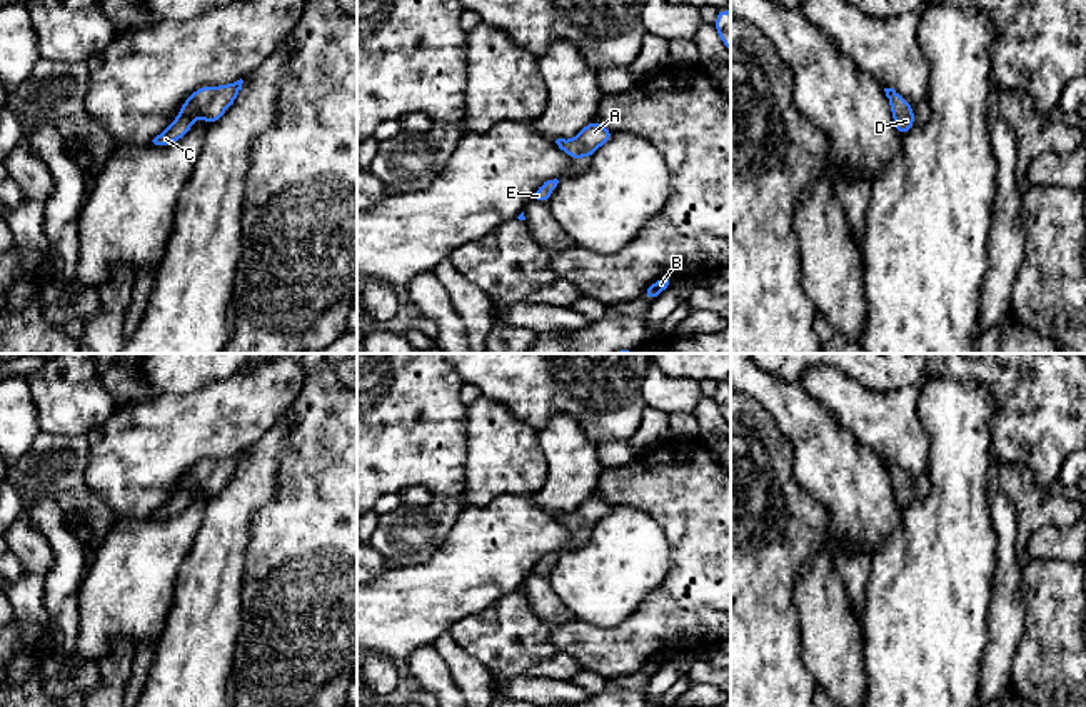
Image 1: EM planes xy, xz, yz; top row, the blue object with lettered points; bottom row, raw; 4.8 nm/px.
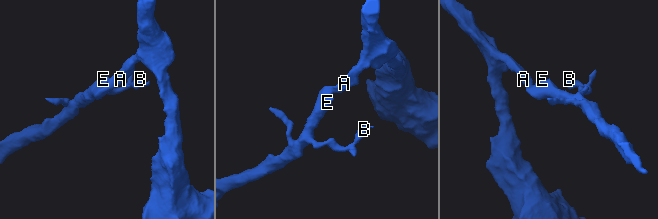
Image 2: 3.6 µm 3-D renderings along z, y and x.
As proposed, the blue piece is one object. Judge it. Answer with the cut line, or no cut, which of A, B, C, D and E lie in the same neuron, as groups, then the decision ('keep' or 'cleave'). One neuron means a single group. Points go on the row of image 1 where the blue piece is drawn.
no cut | A B C D E | keep

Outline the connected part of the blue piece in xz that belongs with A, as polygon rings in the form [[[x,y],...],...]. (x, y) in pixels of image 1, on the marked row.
[[[592,120],[586,125],[572,140],[557,138],[556,143],[572,160],[582,157],[592,157],[596,150],[612,138],[614,132],[606,128],[601,122]]]

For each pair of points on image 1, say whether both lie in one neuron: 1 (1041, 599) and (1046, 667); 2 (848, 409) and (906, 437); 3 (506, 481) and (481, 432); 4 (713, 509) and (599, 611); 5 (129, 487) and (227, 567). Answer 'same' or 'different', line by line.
1: same
2: same
3: same
4: different
5: different

